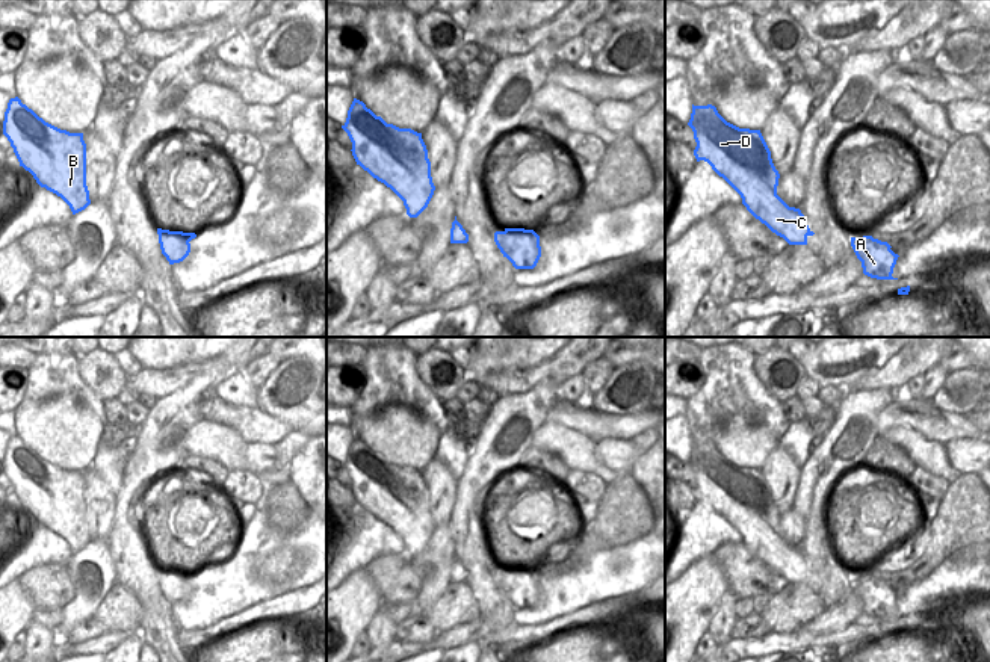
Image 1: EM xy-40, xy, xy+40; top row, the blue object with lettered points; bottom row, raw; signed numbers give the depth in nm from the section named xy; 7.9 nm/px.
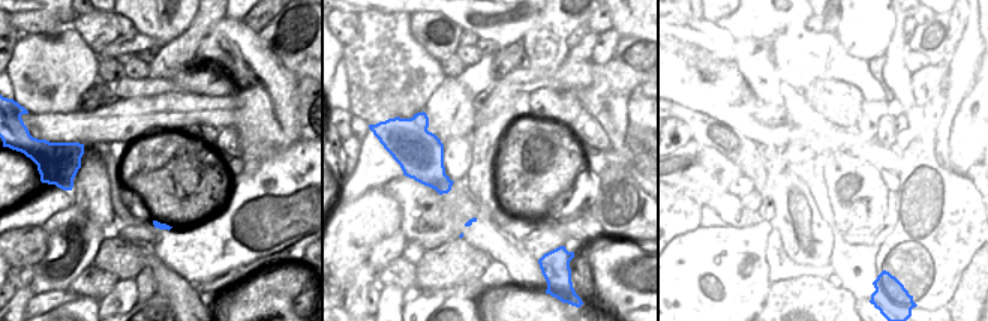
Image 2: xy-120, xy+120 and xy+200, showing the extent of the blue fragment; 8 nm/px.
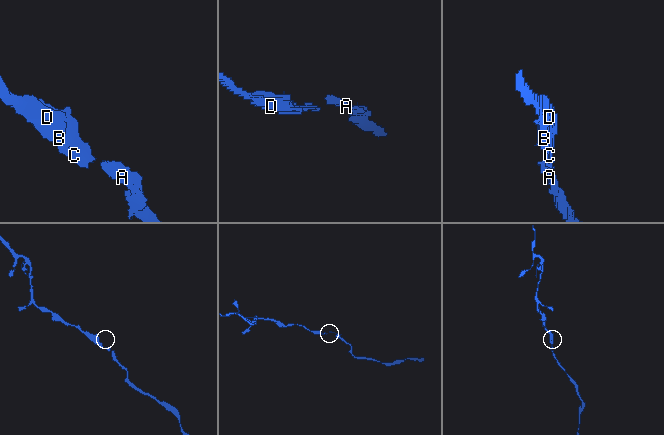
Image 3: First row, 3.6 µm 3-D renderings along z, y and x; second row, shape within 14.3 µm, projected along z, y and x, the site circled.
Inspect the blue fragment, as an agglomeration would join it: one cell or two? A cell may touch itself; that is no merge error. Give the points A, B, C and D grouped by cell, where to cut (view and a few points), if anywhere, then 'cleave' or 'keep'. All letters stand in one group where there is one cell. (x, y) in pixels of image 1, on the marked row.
A B C D; no cut; keep

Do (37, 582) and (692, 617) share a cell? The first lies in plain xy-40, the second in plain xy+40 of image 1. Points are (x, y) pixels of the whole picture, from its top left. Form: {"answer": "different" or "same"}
{"answer": "different"}

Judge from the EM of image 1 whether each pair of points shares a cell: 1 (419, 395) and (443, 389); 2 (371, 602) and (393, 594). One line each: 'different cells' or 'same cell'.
1: different cells
2: different cells

